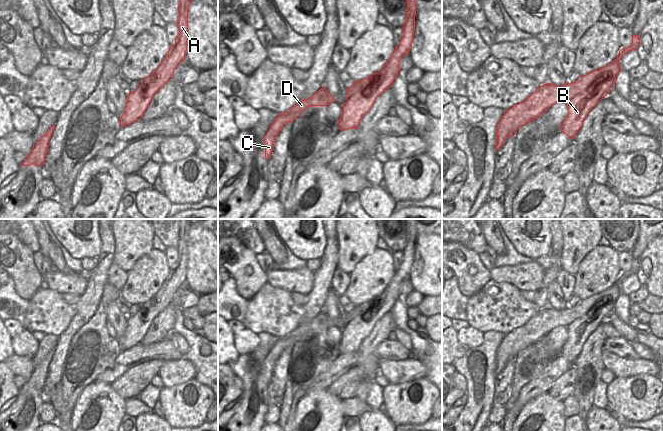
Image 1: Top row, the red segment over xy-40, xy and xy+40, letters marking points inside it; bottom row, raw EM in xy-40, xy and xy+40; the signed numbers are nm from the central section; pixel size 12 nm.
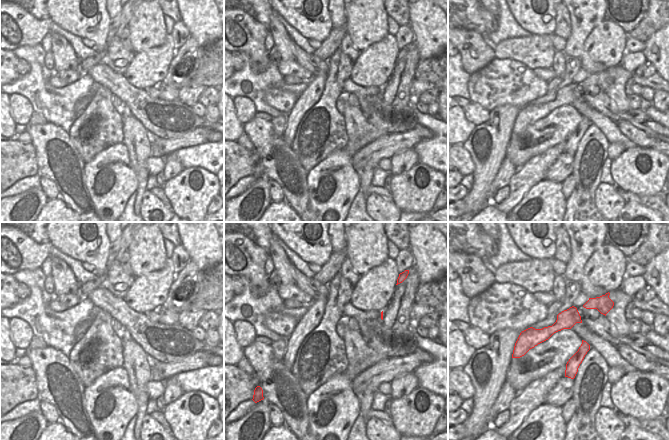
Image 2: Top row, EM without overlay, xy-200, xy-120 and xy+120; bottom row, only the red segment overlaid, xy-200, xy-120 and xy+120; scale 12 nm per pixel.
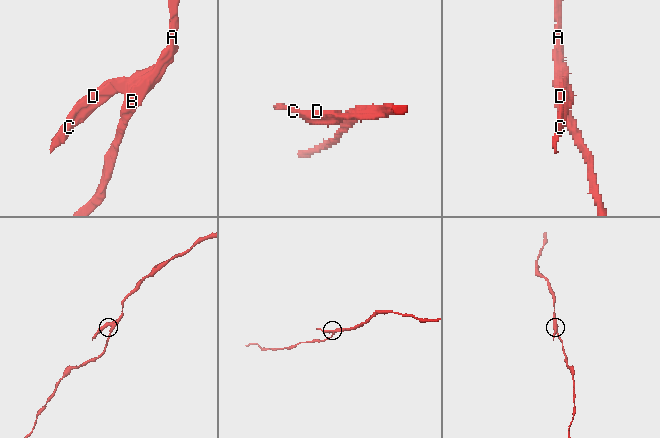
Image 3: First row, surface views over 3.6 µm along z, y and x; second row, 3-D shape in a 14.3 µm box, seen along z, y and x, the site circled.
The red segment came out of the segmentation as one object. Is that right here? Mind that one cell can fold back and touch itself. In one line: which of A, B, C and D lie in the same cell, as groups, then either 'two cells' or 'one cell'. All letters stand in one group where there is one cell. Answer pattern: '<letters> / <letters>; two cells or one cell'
A B / C D; two cells

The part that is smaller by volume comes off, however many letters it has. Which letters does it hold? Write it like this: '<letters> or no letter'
C, D.

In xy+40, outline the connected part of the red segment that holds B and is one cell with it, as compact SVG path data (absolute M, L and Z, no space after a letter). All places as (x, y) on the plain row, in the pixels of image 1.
M632 259L632 268L628 272L622 272L617 282L609 287L609 302L599 313L597 310L587 309L578 318L567 327L568 339L561 349L561 355L570 363L573 363L583 349L584 343L587 341L593 331L596 330L605 320L608 315L615 310L615 303L621 294L618 286L628 275L636 274L639 270L639 259Z

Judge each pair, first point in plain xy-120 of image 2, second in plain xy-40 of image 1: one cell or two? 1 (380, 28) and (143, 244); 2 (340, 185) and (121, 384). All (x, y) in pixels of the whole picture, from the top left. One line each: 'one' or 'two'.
1: one
2: two

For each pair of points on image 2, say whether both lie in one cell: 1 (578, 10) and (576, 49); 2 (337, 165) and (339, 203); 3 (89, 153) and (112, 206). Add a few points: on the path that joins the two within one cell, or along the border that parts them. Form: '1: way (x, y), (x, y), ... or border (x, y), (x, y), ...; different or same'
1: way (576, 20), (576, 39); same
2: way (339, 174), (339, 194); same
3: border (111, 146), (102, 149), (85, 163); different

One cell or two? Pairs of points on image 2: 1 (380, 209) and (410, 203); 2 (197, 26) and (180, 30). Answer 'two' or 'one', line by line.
1: two
2: two

